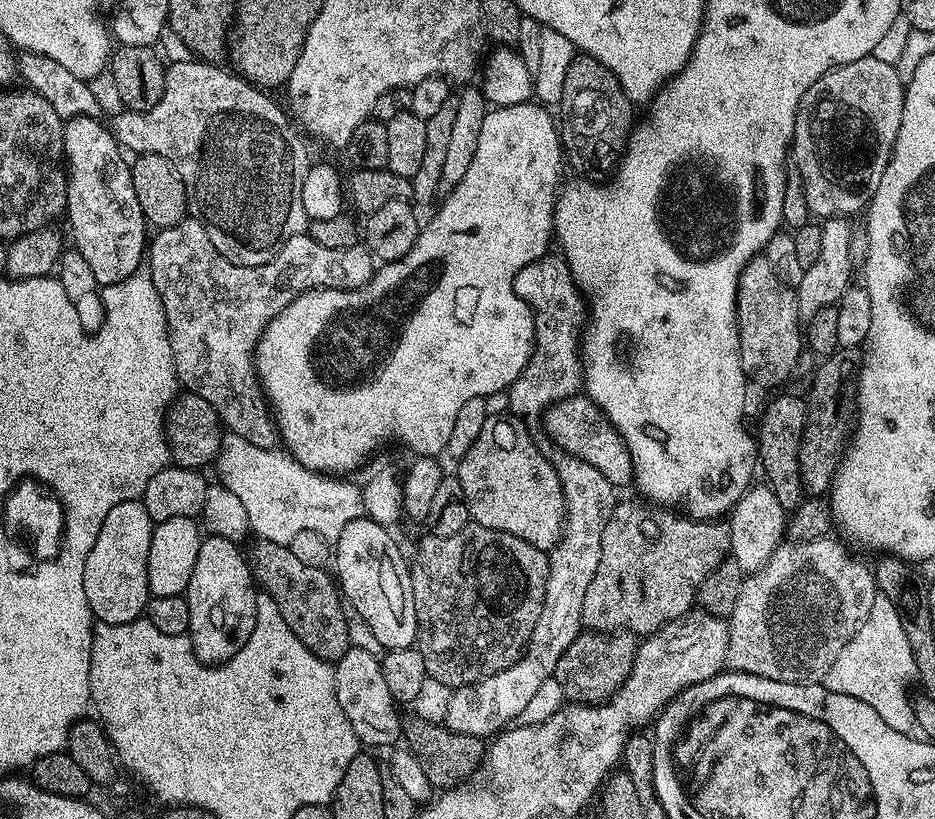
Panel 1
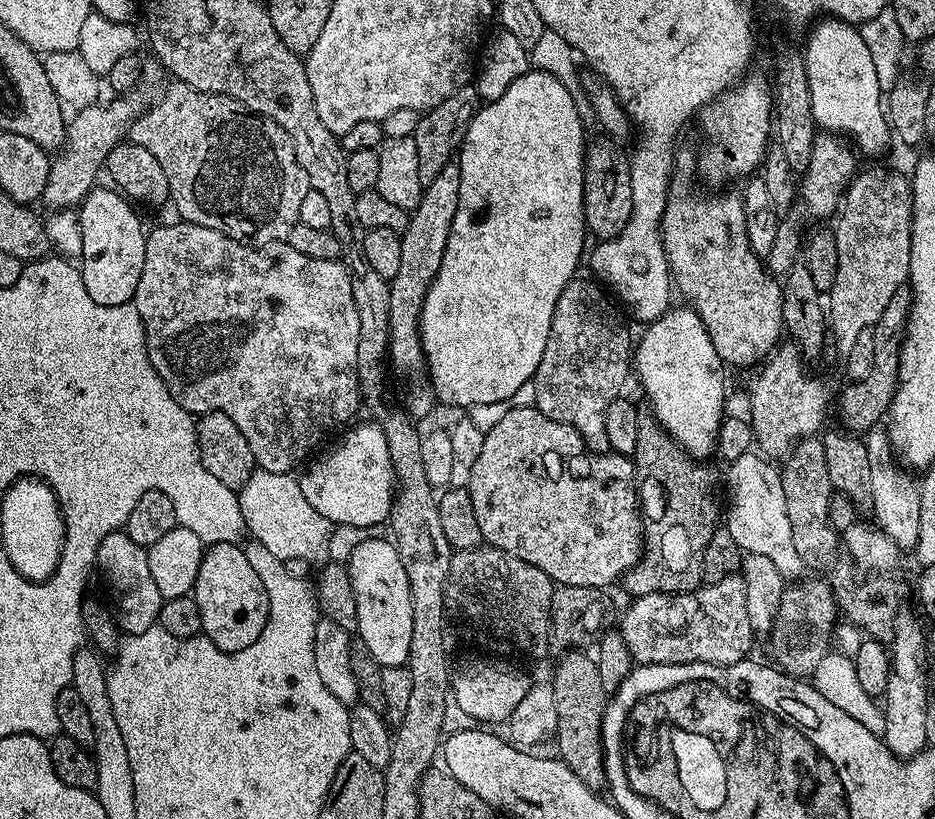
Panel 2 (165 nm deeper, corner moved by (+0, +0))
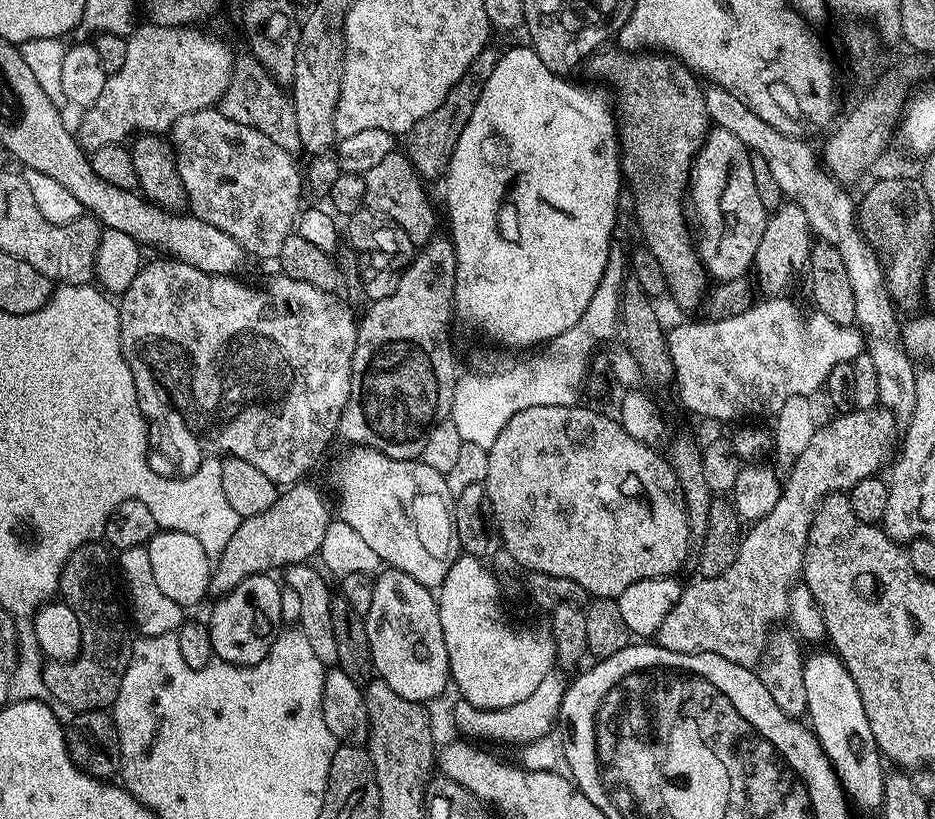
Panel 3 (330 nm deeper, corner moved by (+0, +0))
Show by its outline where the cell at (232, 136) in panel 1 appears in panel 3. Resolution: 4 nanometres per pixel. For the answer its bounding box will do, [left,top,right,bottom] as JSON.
[170,108,302,260]

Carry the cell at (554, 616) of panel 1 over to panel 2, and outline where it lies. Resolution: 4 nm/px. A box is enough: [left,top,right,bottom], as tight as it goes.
[531,278,634,446]

